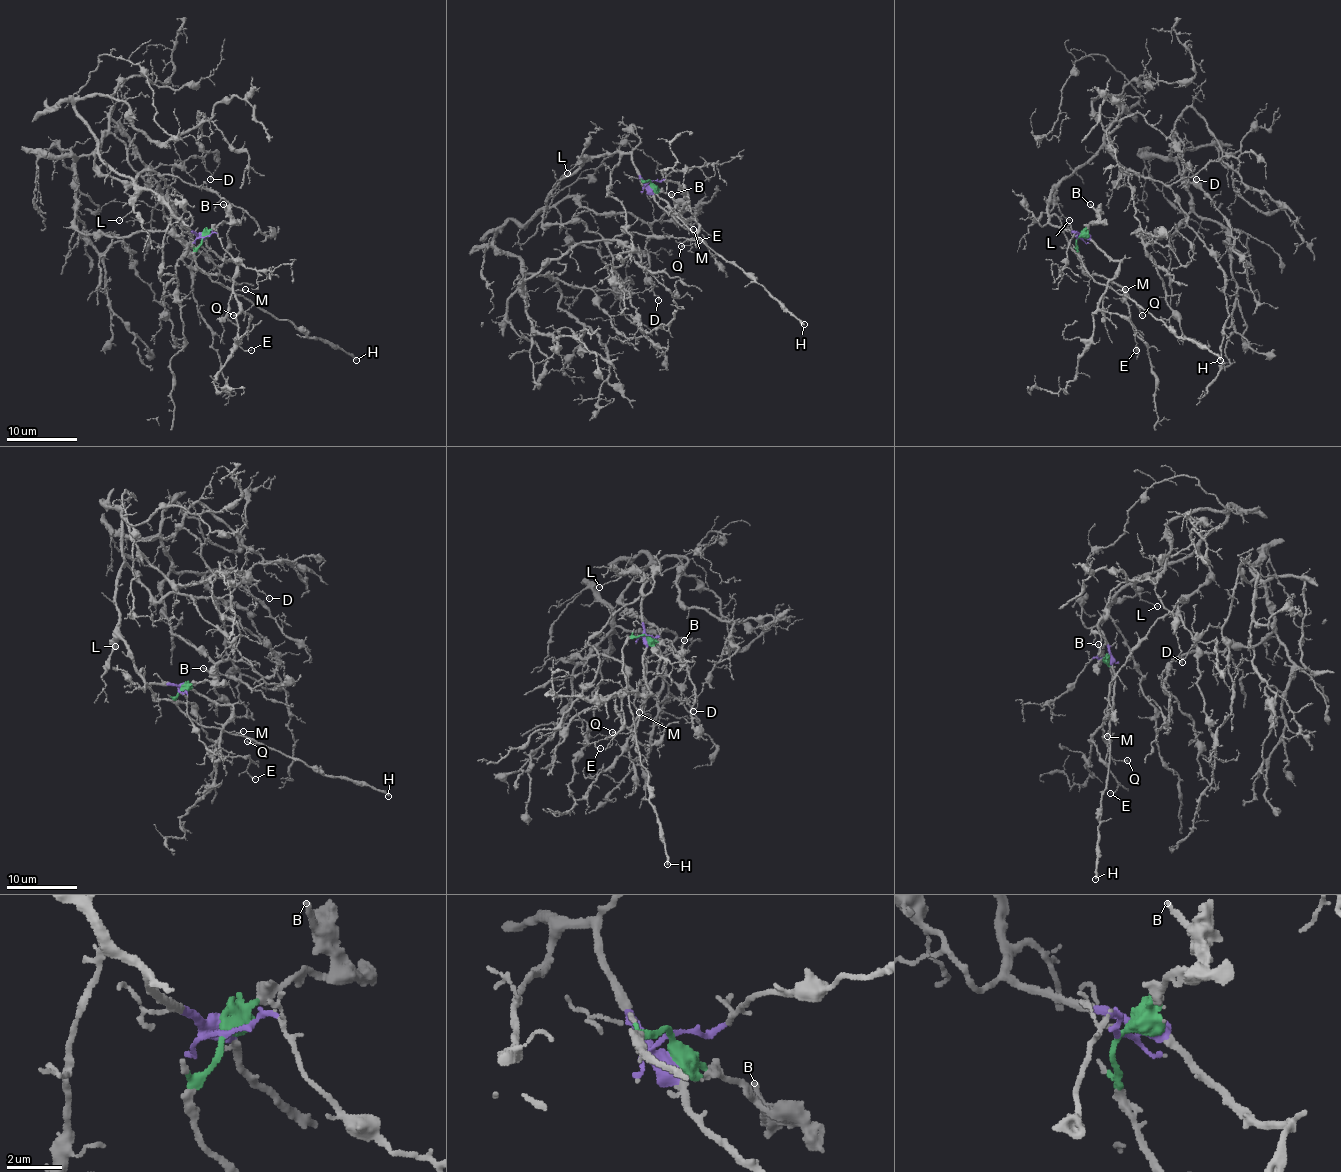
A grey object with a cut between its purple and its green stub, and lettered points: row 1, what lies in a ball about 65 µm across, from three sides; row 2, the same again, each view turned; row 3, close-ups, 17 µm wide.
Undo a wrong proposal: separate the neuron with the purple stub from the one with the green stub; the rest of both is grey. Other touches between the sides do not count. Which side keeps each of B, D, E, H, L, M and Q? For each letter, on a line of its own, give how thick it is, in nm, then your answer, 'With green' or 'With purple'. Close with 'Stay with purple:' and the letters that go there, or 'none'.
B: Thickness 150 nm. With green
D: Thickness 110 nm. With purple
E: Thickness 100 nm. With purple
H: Thickness 220 nm. With green
L: Thickness 100 nm. With purple
M: Thickness 120 nm. With green
Q: Thickness 130 nm. With green
Stay with purple: D, E, L

